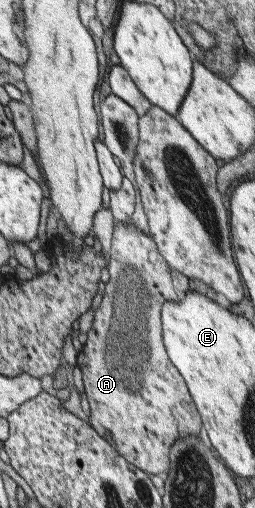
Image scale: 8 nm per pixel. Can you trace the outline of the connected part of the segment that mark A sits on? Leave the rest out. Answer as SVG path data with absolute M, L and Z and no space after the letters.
M115 222L107 256L116 259L120 279L112 279L112 295L102 297L94 311L86 343L76 356L76 367L82 371L84 395L89 402L88 423L96 431L109 431L109 442L128 463L140 471L163 476L170 469L170 449L177 439L185 435L197 436L204 431L200 413L196 413L196 403L190 399L180 371L176 371L170 357L166 357L166 347L160 337L162 303L181 299L189 291L188 287L192 287L192 279L170 267L150 235L145 235L130 223Z

